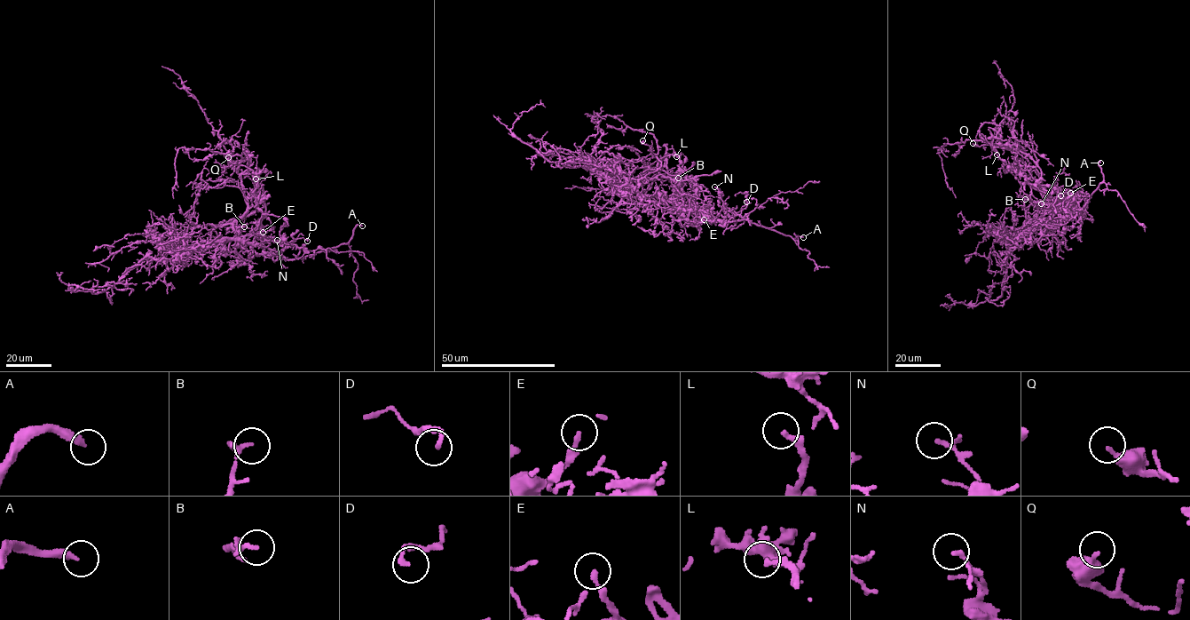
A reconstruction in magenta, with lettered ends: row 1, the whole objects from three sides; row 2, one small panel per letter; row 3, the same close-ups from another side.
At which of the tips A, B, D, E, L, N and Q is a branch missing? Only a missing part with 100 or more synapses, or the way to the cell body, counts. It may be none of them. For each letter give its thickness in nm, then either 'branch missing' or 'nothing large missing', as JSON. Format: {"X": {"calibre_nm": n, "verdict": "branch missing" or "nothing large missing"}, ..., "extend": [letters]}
{"A": {"calibre_nm": 240, "verdict": "branch missing"}, "B": {"calibre_nm": 190, "verdict": "nothing large missing"}, "D": {"calibre_nm": 170, "verdict": "nothing large missing"}, "E": {"calibre_nm": 190, "verdict": "nothing large missing"}, "L": {"calibre_nm": 240, "verdict": "nothing large missing"}, "N": {"calibre_nm": 120, "verdict": "nothing large missing"}, "Q": {"calibre_nm": 320, "verdict": "nothing large missing"}, "extend": ["A"]}

